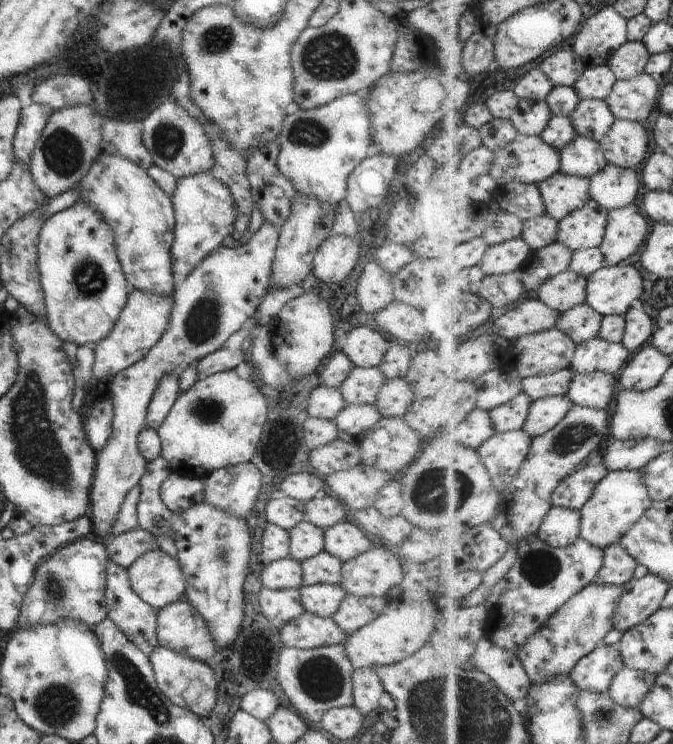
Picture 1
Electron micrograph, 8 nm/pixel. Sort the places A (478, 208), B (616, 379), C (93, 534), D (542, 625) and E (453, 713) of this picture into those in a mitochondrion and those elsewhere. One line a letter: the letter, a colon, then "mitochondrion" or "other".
A: other
B: other
C: other
D: other
E: mitochondrion

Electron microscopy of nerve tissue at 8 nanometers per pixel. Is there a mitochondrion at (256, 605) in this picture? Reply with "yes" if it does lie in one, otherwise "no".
no

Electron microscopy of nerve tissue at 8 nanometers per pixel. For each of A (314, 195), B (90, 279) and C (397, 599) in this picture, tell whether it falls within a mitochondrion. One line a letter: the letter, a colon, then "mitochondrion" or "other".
A: other
B: mitochondrion
C: other

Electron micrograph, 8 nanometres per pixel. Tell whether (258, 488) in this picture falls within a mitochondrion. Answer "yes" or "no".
no

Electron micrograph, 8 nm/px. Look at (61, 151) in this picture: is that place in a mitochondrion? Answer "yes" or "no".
yes

